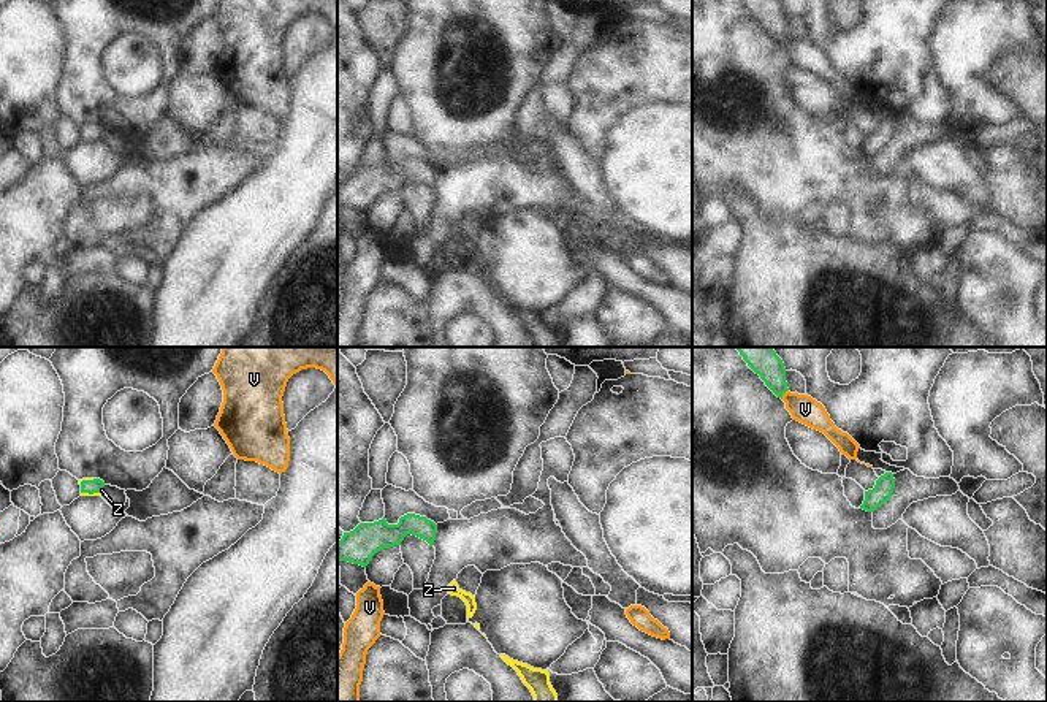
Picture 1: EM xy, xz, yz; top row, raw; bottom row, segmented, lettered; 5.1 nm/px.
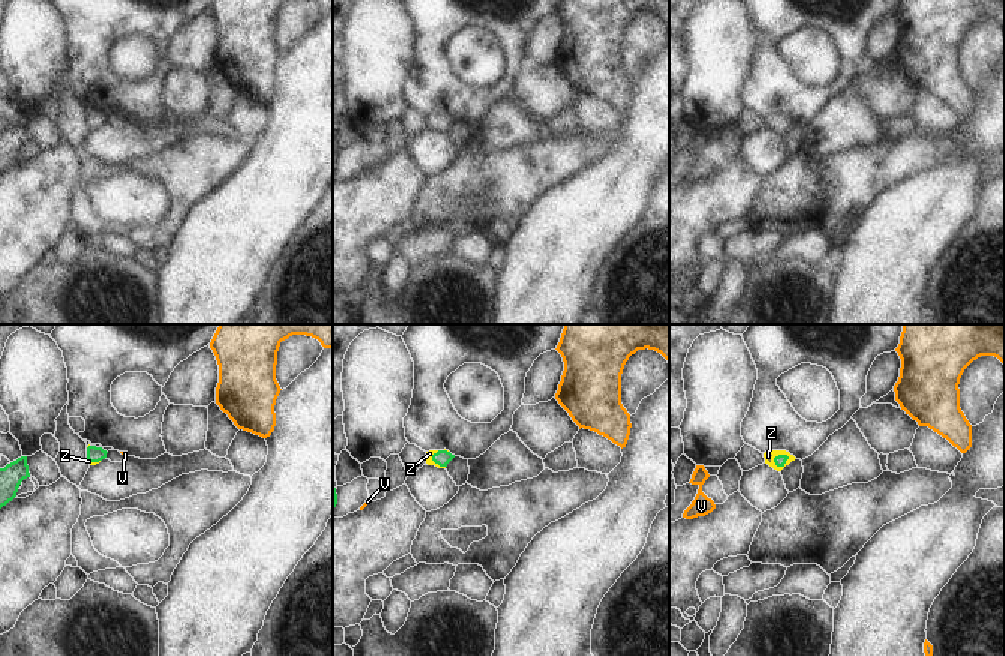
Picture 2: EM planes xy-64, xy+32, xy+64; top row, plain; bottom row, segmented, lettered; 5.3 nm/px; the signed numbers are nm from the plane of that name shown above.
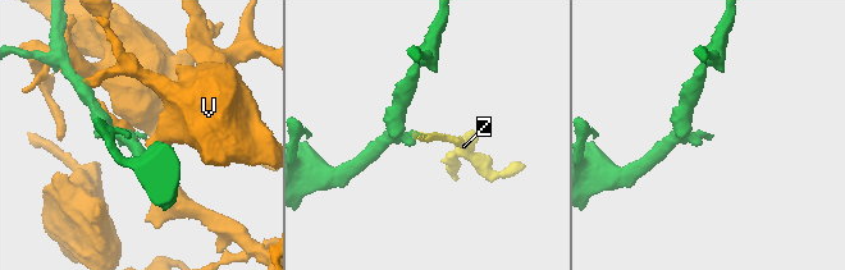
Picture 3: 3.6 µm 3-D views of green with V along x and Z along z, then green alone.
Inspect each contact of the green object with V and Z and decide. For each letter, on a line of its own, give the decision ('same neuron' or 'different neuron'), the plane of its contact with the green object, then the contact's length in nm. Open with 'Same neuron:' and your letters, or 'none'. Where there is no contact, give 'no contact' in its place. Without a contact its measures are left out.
Same neuron: Z
V: different neuron | yz | 70 nm
Z: same neuron | xy | 110 nm

